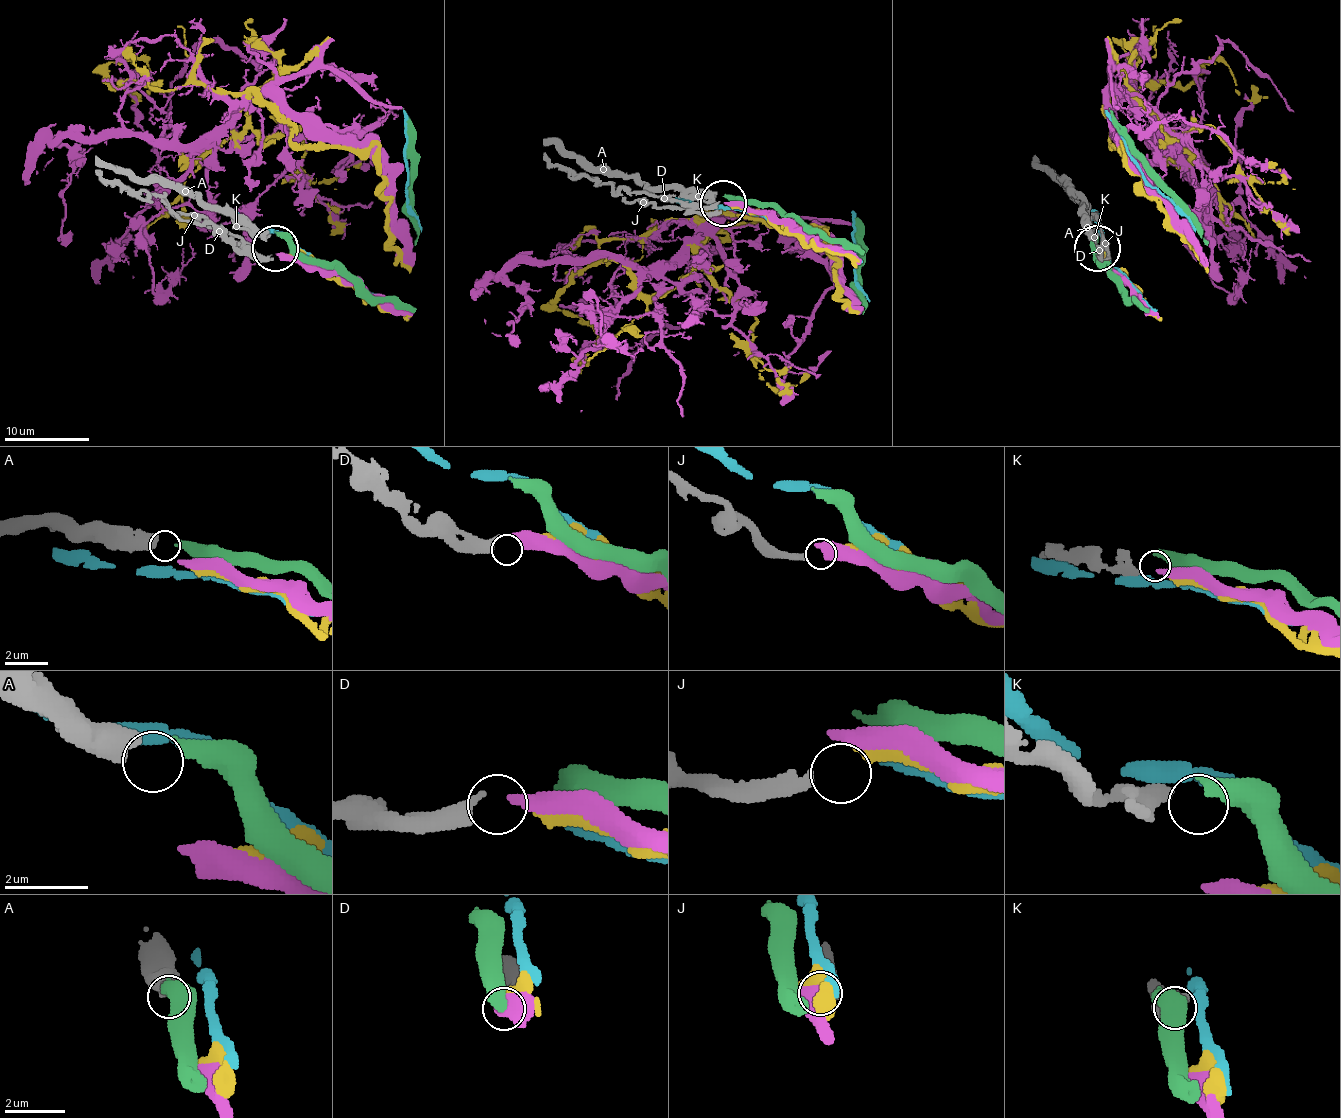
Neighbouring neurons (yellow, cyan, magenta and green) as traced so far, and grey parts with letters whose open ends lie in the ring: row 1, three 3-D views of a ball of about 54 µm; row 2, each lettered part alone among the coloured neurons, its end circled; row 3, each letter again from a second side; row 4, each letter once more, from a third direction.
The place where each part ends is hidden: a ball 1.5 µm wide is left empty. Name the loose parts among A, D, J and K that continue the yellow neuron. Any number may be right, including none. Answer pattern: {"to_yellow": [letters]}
{"to_yellow": ["J"]}

